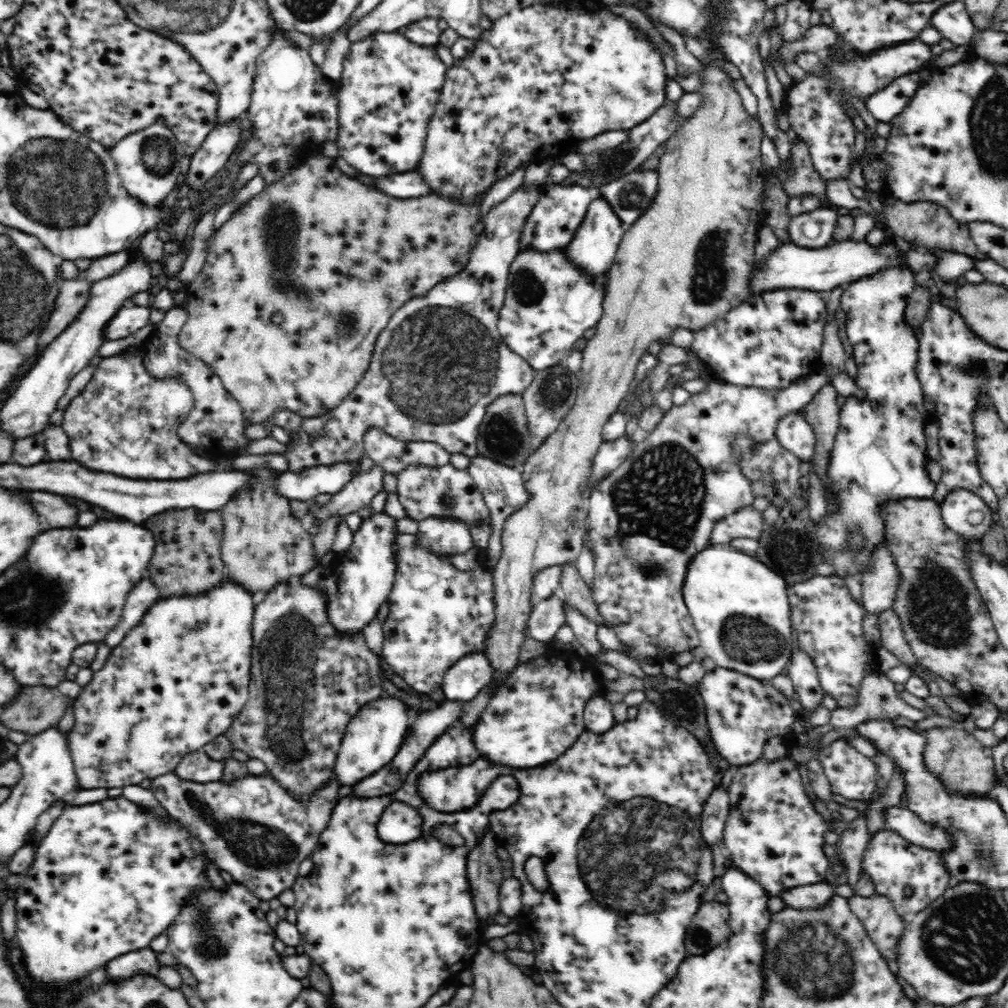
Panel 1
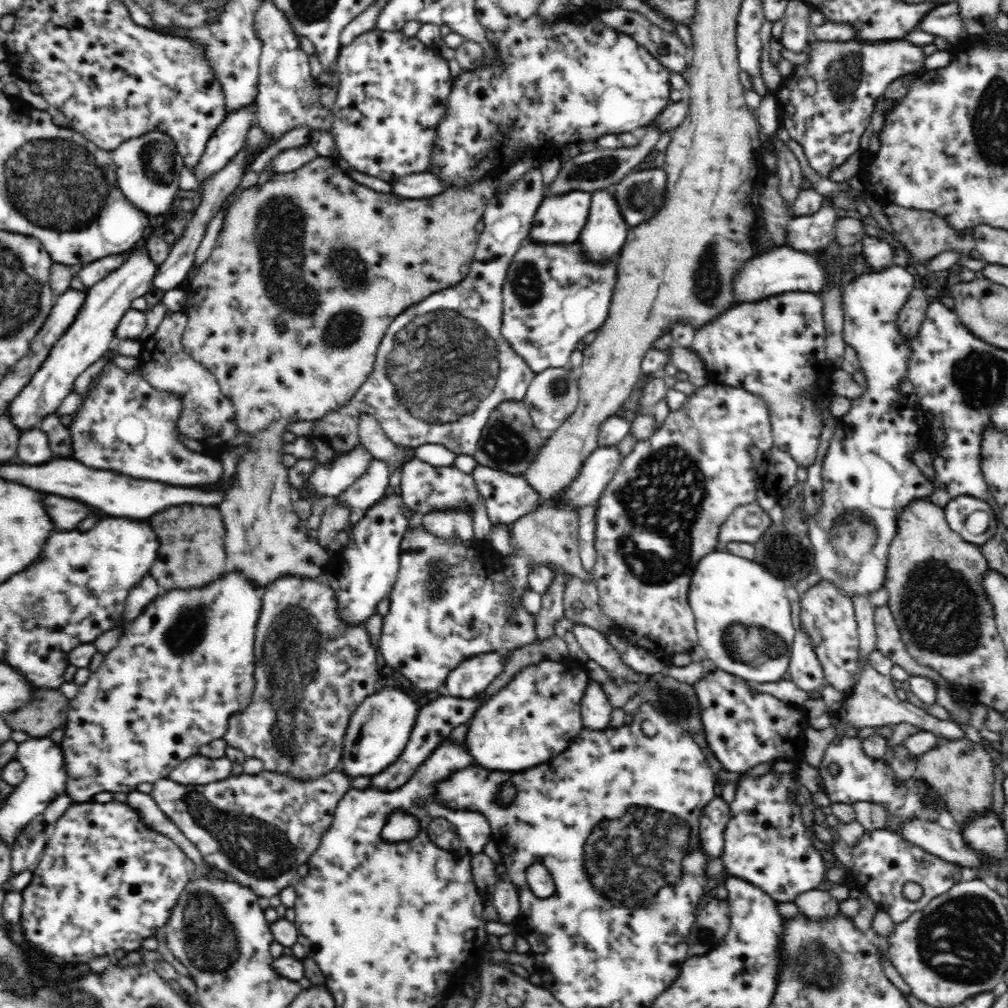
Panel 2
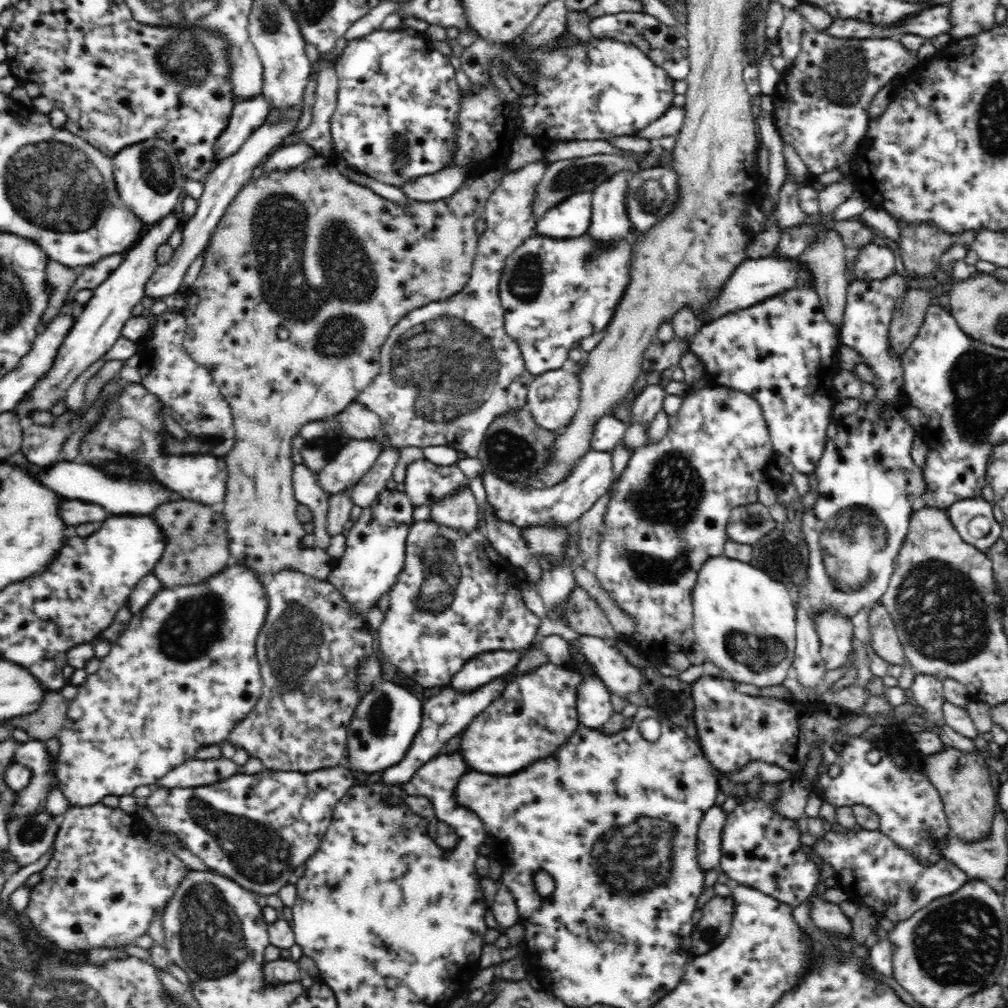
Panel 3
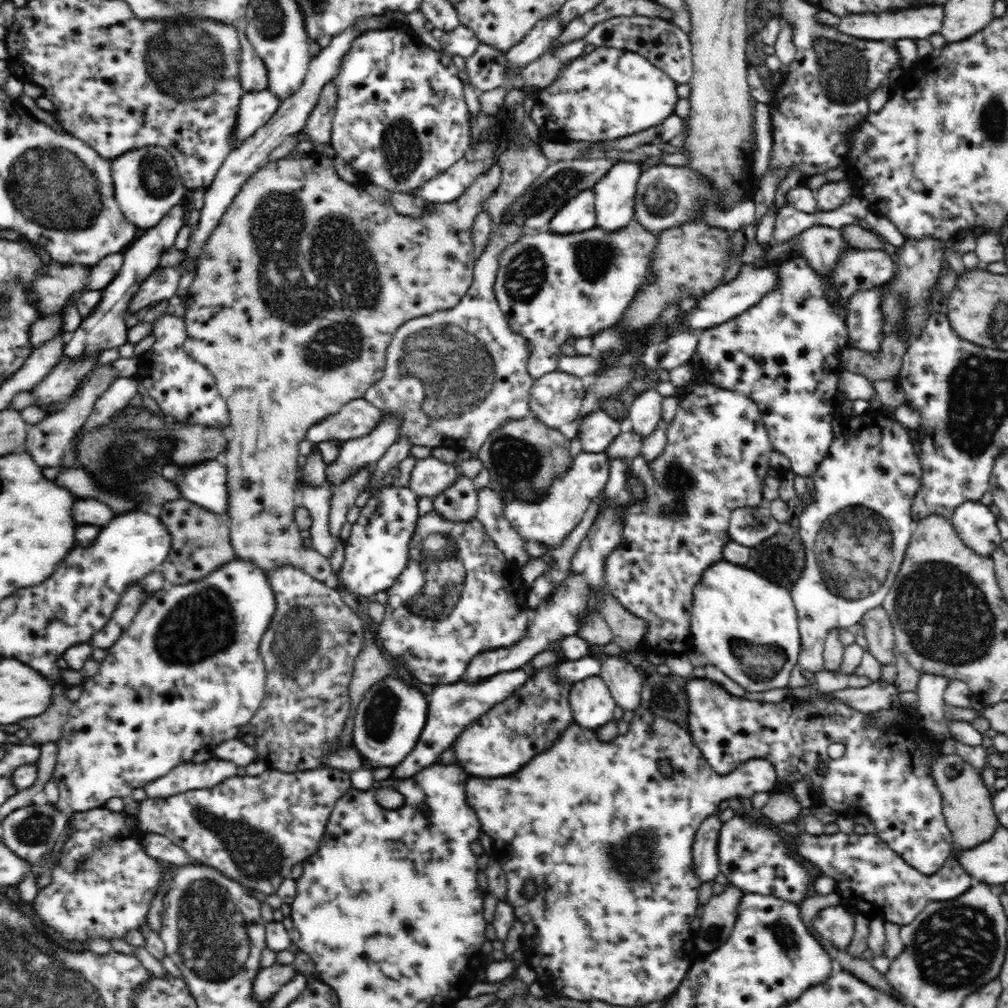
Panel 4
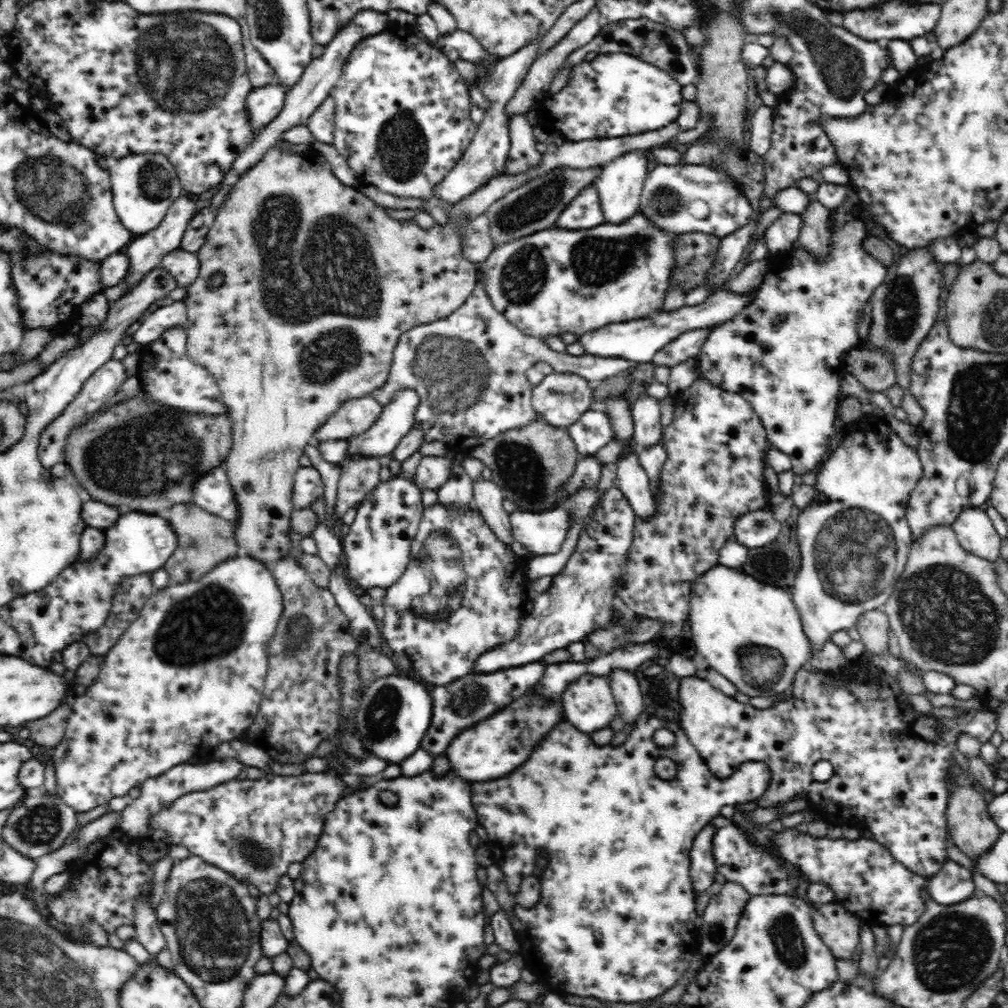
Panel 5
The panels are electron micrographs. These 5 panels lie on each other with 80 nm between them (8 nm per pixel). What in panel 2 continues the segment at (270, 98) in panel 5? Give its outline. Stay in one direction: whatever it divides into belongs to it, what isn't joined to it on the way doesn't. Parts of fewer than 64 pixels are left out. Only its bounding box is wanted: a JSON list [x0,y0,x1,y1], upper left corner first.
[194,103,256,183]

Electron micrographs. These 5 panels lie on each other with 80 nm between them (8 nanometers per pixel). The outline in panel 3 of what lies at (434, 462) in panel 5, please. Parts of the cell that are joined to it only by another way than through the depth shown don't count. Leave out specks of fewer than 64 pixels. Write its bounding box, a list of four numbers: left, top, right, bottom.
[404,459,471,507]

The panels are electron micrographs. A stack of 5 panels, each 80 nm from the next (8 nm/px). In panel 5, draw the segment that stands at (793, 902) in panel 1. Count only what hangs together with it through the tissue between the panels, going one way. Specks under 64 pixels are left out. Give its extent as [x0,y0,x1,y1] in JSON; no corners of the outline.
[811,901,860,960]

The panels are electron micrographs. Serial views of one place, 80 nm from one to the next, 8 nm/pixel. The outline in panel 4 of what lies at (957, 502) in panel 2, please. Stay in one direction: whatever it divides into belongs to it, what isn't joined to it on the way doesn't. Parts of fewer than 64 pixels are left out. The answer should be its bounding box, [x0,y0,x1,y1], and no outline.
[950,500,1003,557]

